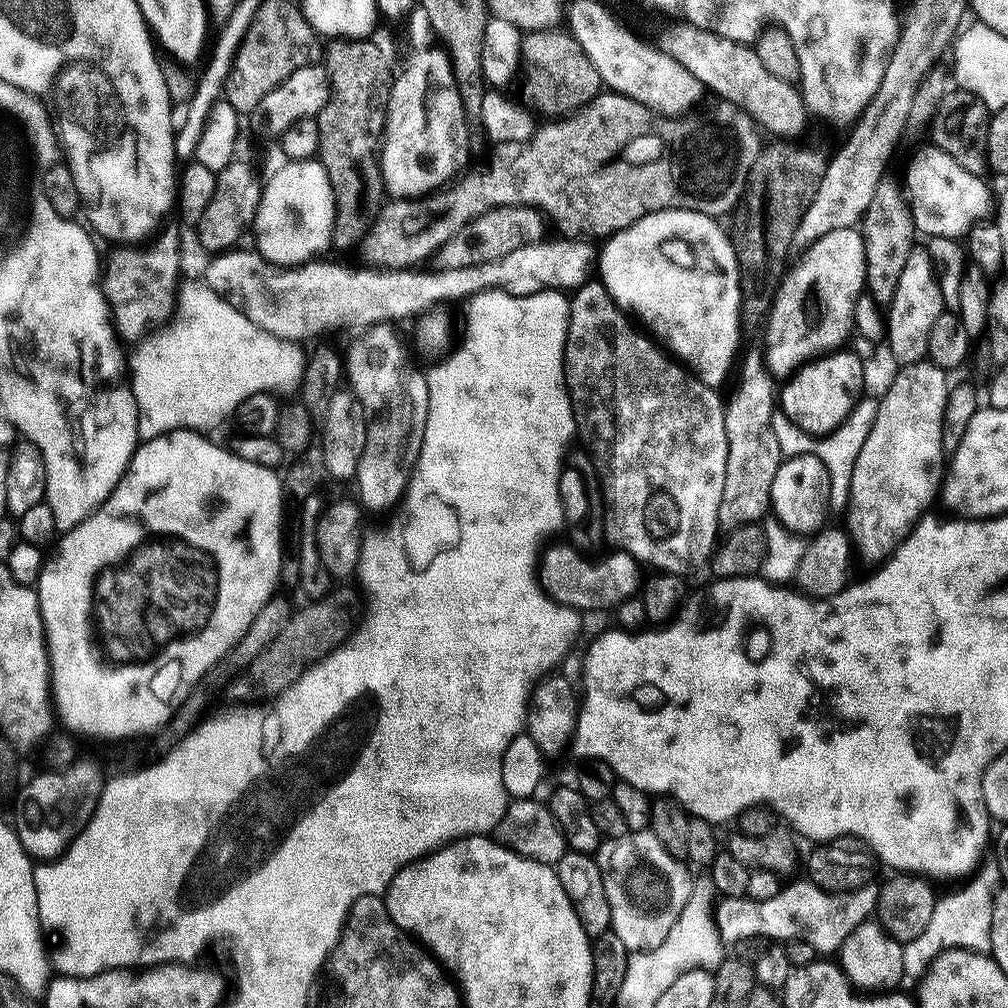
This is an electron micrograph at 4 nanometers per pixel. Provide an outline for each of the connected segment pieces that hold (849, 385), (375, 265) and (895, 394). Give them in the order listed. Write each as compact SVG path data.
M833 350L813 359L807 365L807 368L808 372L801 371L799 373L799 375L801 374L800 380L794 381L792 388L785 390L782 408L784 412L790 414L791 420L802 430L816 437L821 437L839 427L847 419L848 413L857 404L858 397L864 392L862 378L863 360L860 360L851 350Z
M427 198L414 200L393 199L376 216L376 221L367 225L363 233L365 265L376 270L408 270L418 260L424 260L442 244L438 239L438 220L430 215Z
M925 358L916 364L903 365L890 388L884 396L879 397L877 416L870 426L861 453L854 462L846 507L846 533L851 547L855 555L857 552L871 566L879 565L895 552L896 547L910 535L918 521L929 511L928 503L937 499L938 477L946 460L946 451L943 448L943 412L948 402L948 390L949 373Z

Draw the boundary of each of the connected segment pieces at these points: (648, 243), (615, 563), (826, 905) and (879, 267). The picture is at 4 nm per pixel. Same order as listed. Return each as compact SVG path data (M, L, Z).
M671 208L665 212L655 212L654 214L646 214L646 218L642 218L638 222L631 224L629 228L624 228L622 231L609 235L607 237L608 245L603 249L602 247L598 252L598 270L600 266L599 279L609 294L613 297L620 308L627 310L633 317L640 316L640 320L645 324L643 327L657 341L662 342L663 347L667 349L673 357L679 358L696 376L699 380L706 384L706 386L714 389L719 389L724 381L720 376L729 377L729 374L724 371L724 364L734 364L733 361L728 359L728 352L737 353L738 344L736 338L738 332L741 333L741 316L740 316L740 301L736 298L736 292L740 288L740 269L732 272L732 259L738 256L737 249L734 247L733 241L729 240L724 244L725 240L729 239L729 233L726 231L723 236L720 233L724 230L721 229L716 232L717 221L713 217L702 214L701 212L691 212L685 208Z
M550 548L542 556L543 585L553 597L568 603L571 608L585 610L584 608L610 607L611 609L613 606L619 606L623 600L633 599L641 587L641 565L635 557L625 552L613 551L611 553L613 556L608 556L597 564L591 564L590 561L583 560L572 548Z
M811 882L803 883L781 887L774 898L767 898L766 901L738 896L721 899L715 907L714 916L725 943L732 946L739 940L752 942L756 940L755 936L765 936L768 942L810 942L817 954L836 954L854 928L867 921L876 909L878 888L875 883L853 892L827 892Z
M889 178L880 181L869 208L864 212L862 235L864 237L864 274L867 291L879 305L891 305L894 290L898 288L898 278L902 274L902 266L906 264L909 253L914 250L912 239L917 239L918 236L916 224L912 221L912 209L908 206L906 192L901 185L899 188Z

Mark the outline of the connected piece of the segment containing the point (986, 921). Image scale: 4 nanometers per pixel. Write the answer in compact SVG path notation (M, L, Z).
M977 875L976 882L962 889L961 892L952 892L949 896L941 895L934 906L934 914L930 914L930 922L926 930L918 934L909 944L903 945L902 966L904 975L912 982L919 981L928 969L933 957L945 948L969 948L972 952L987 953L991 946L991 910L997 885L992 885L988 876Z

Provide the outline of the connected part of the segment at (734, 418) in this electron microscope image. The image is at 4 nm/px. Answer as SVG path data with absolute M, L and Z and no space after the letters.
M759 359L748 360L744 364L744 377L736 388L732 402L727 403L725 422L728 428L729 453L726 454L725 488L722 490L721 506L718 507L717 522L724 530L740 528L744 524L754 524L765 519L772 502L772 487L774 474L778 474L781 461L776 459L778 441L772 440L771 418L773 412L768 409L768 383L773 380L769 376L756 376L756 370L761 366Z

